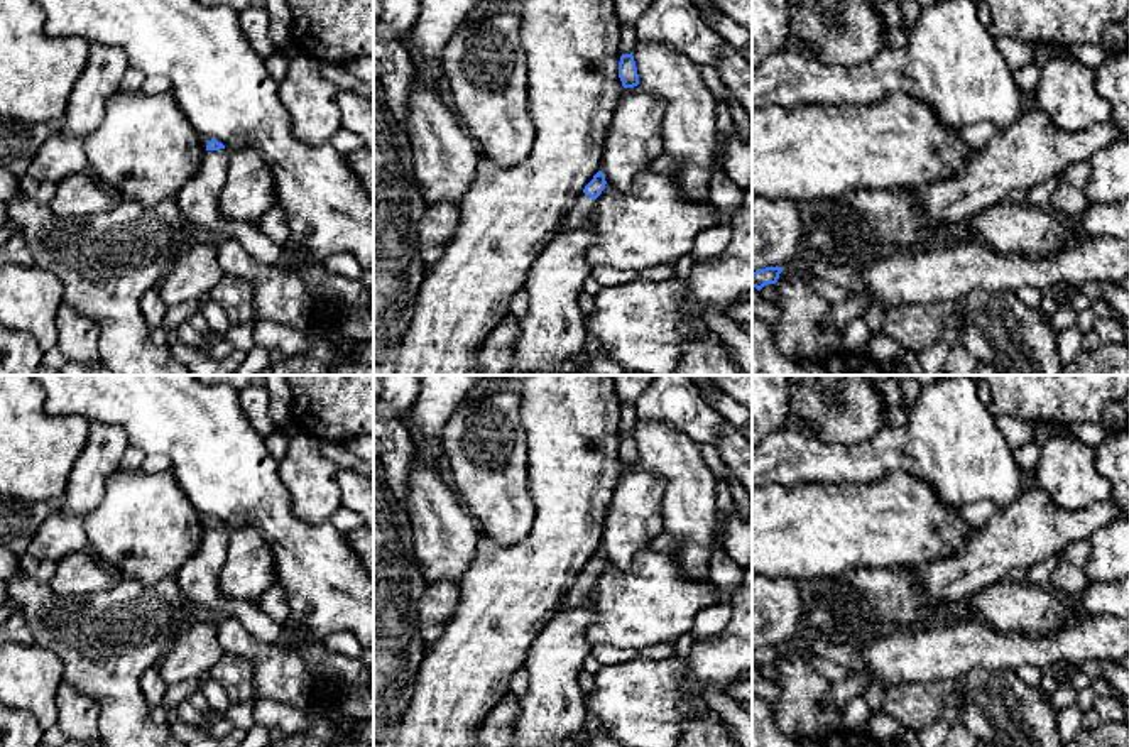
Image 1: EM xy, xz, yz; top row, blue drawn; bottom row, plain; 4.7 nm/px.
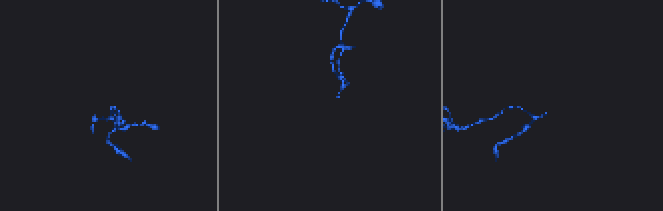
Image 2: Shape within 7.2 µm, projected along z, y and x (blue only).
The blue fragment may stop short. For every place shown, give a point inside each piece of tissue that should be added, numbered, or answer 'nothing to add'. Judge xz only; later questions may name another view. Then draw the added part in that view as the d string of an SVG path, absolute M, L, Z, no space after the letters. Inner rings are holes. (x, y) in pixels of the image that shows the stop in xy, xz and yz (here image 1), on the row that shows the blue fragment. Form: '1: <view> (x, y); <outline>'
1: xz (583, 205); M581 193L576 198L571 211L563 220L558 233L573 232L573 230L583 226L583 223L586 221L586 218L590 216L592 210L593 210L593 206L595 206L595 199L586 196L585 193Z

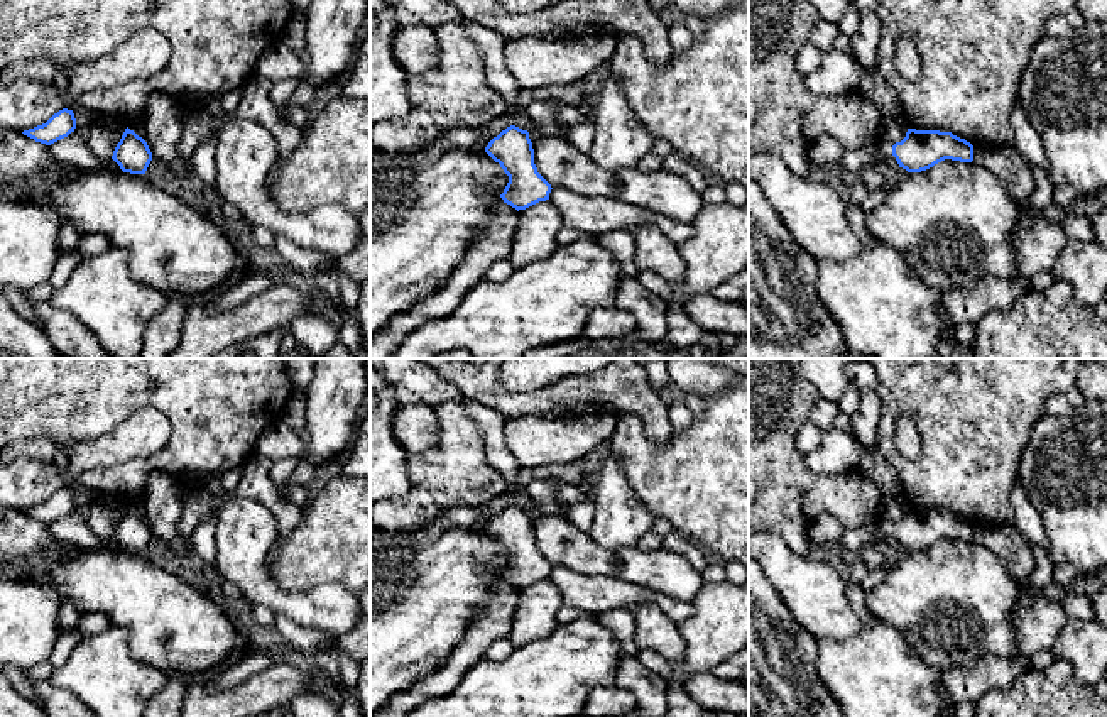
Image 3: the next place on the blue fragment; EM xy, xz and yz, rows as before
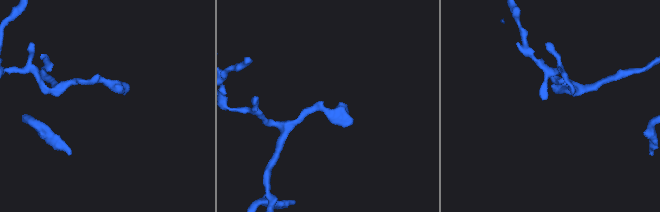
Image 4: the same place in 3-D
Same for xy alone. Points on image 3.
nothing to add

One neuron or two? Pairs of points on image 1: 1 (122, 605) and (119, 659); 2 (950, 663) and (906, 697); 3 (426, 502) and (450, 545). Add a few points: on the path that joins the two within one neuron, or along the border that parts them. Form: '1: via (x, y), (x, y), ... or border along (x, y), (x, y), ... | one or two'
1: via (122, 619), (119, 646) | one
2: border along (928, 681), (899, 681), (888, 688) | two
3: via (436, 512), (443, 534) | one

